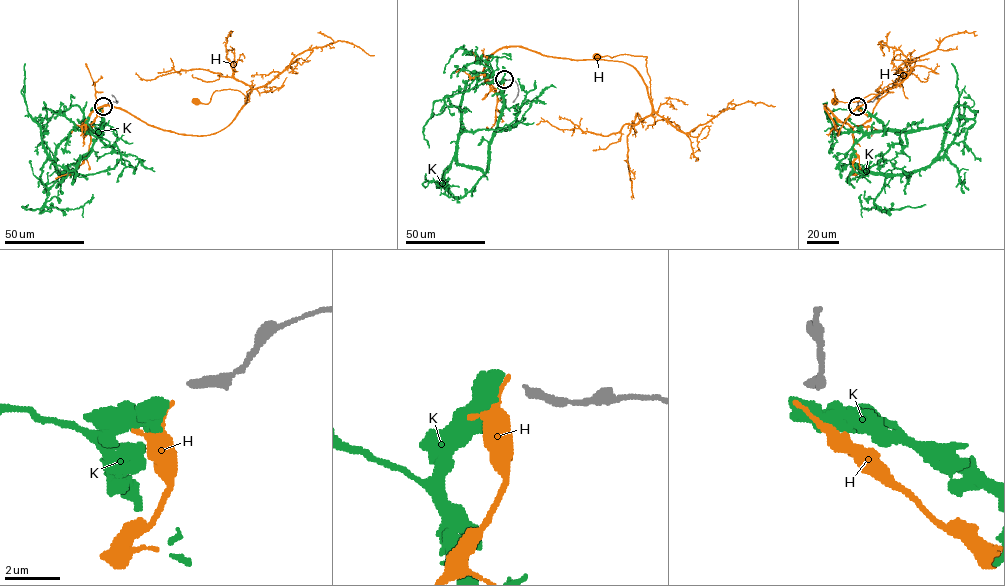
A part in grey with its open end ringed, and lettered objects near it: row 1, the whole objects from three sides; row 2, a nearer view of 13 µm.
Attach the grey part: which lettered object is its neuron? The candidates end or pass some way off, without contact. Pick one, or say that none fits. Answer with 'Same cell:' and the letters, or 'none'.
Same cell: none

